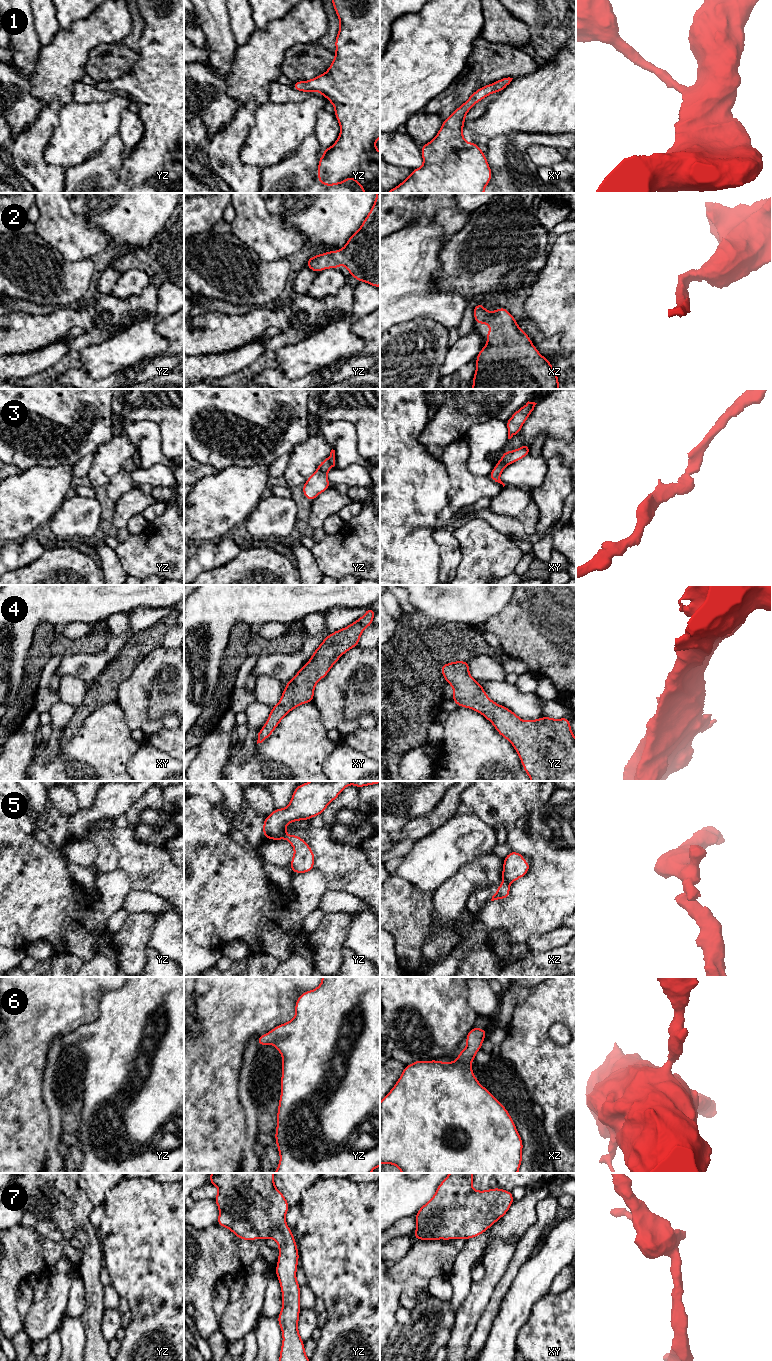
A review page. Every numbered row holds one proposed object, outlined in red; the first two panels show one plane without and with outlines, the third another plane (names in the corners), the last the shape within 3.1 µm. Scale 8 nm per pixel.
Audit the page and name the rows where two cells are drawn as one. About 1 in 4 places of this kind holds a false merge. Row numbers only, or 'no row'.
5

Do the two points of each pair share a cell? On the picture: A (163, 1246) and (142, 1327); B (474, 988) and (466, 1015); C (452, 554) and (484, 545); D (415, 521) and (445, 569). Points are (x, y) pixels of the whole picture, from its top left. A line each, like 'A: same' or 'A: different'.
A: same
B: different
C: different
D: different

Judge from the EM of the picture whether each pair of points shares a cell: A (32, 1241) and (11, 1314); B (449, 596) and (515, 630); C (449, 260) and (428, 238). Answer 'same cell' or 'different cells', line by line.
A: same cell
B: different cells
C: different cells

